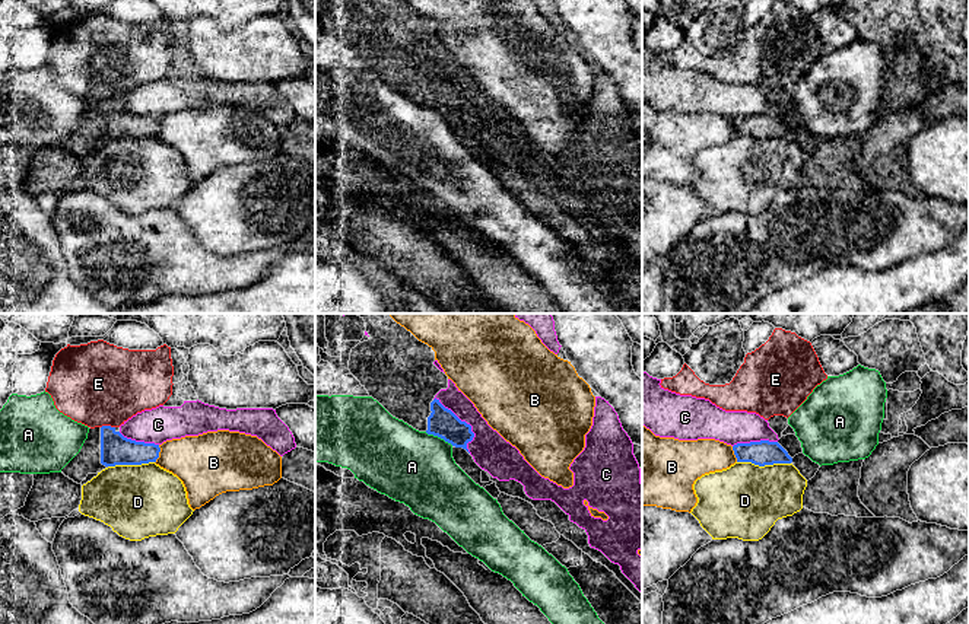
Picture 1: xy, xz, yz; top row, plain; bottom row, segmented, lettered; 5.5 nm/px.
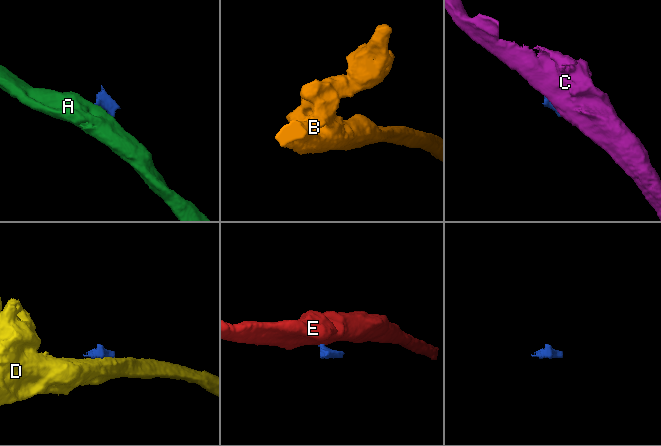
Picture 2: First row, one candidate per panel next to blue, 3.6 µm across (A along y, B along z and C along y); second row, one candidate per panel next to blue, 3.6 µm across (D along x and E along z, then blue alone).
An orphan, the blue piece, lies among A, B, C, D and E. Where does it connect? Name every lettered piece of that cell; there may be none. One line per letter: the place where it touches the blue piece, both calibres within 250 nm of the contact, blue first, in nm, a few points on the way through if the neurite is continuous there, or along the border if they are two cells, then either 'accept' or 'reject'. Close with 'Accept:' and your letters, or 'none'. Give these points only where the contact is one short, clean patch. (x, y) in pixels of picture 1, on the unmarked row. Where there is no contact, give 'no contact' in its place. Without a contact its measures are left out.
A: contact xz (439, 110); calibres 160 and 400 nm; border xz (425, 105), (439, 110), (453, 118); reject
B: contact xy (158, 127); calibres 170 and 300 nm; border xy (159, 118), (159, 130), (155, 136); reject
C: contact xz (464, 95); calibres 160 and 200 nm; reject
D: contact yz (763, 139); calibres 140 and 400 nm; border yz (737, 134), (750, 134), (759, 139), (790, 137); reject
E: contact xy (107, 99); calibres 170 and 460 nm; border xy (114, 99), (101, 101); reject
Accept: none

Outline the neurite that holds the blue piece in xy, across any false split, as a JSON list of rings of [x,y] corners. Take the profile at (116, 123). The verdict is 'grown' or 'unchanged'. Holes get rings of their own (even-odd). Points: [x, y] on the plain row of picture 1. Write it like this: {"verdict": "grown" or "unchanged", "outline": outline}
{"verdict": "grown", "outline": [[[89,101],[80,125],[61,146],[80,157],[89,147],[101,146],[108,140],[156,136],[159,125],[159,118],[127,112],[115,101]]]}

